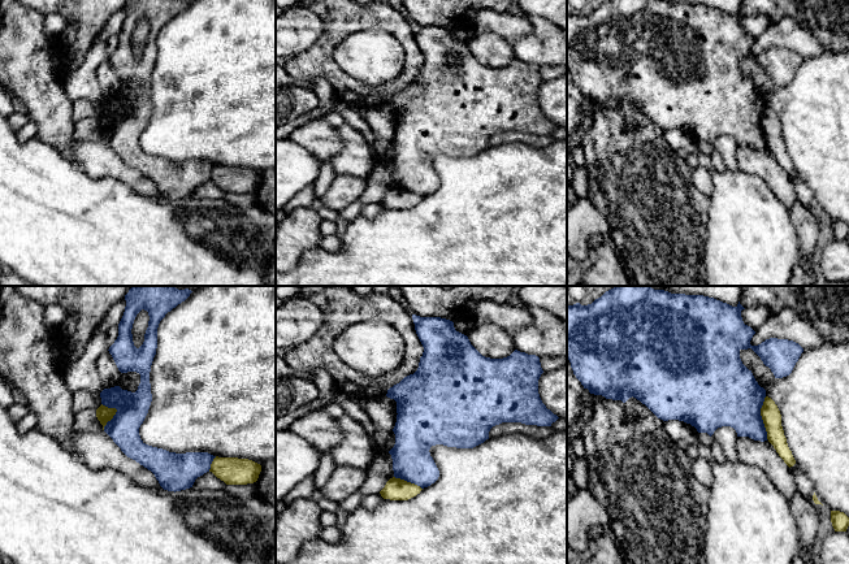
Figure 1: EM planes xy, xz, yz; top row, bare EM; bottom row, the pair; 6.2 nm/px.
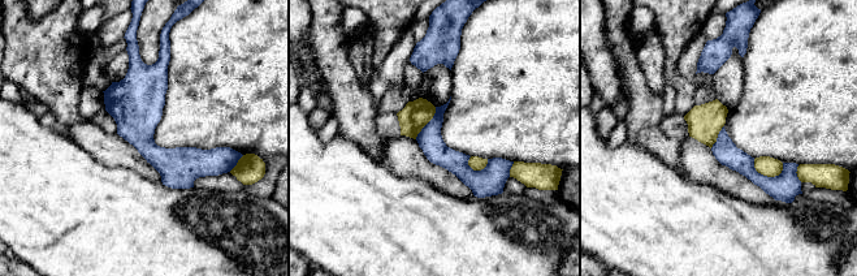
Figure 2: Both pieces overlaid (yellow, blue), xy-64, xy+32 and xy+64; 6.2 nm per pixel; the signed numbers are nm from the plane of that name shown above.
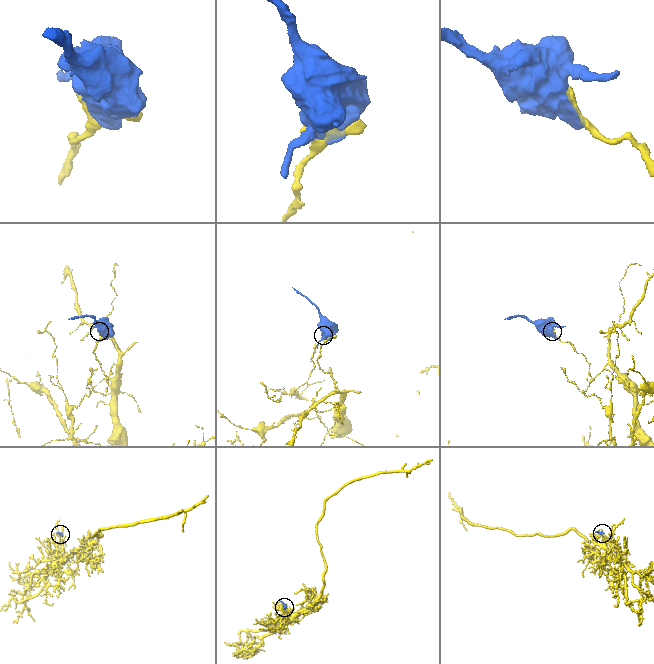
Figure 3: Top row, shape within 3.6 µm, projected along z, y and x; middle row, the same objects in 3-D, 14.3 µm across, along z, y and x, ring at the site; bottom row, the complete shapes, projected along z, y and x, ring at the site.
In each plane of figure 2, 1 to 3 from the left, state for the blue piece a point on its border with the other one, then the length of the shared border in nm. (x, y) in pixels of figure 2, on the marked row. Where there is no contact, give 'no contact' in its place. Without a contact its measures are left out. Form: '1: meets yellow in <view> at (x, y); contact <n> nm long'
1: meets yellow in xy-64 at (237, 163); contact 140 nm long
2: meets yellow in xy+32 at (479, 169); contact 140 nm long
3: meets yellow in xy+64 at (765, 175); contact 200 nm long

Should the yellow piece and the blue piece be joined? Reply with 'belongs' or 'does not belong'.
does not belong

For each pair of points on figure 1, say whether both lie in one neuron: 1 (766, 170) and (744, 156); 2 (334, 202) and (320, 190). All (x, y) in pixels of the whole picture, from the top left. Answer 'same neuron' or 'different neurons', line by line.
1: same neuron
2: different neurons

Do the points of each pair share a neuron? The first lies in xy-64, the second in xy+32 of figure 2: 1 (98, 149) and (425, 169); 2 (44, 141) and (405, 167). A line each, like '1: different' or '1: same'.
1: same
2: different

